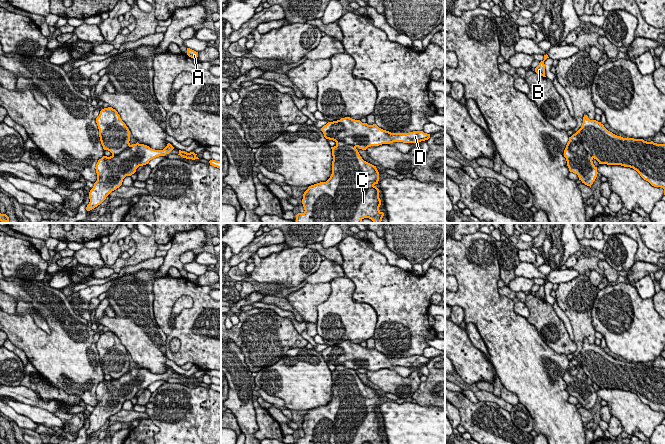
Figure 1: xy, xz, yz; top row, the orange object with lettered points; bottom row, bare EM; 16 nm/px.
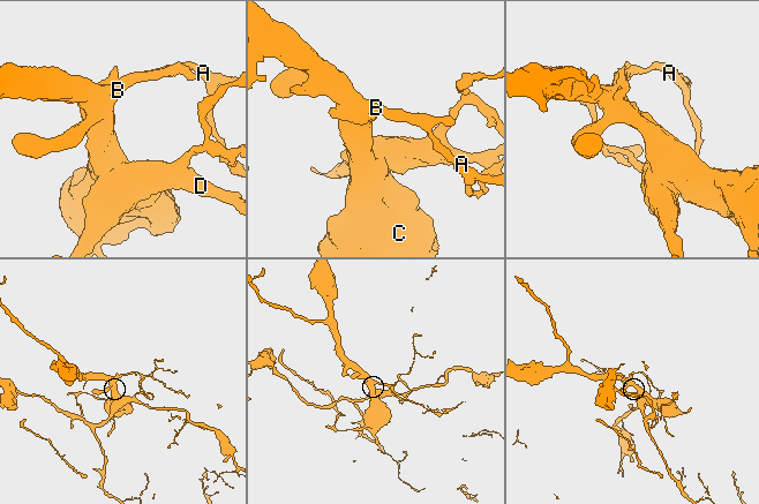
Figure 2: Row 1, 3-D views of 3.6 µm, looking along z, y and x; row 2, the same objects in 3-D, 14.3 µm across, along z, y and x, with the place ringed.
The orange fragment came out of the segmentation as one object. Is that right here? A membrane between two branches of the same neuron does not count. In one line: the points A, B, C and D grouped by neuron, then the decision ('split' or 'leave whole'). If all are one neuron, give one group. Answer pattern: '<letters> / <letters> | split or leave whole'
A B C / D | split

